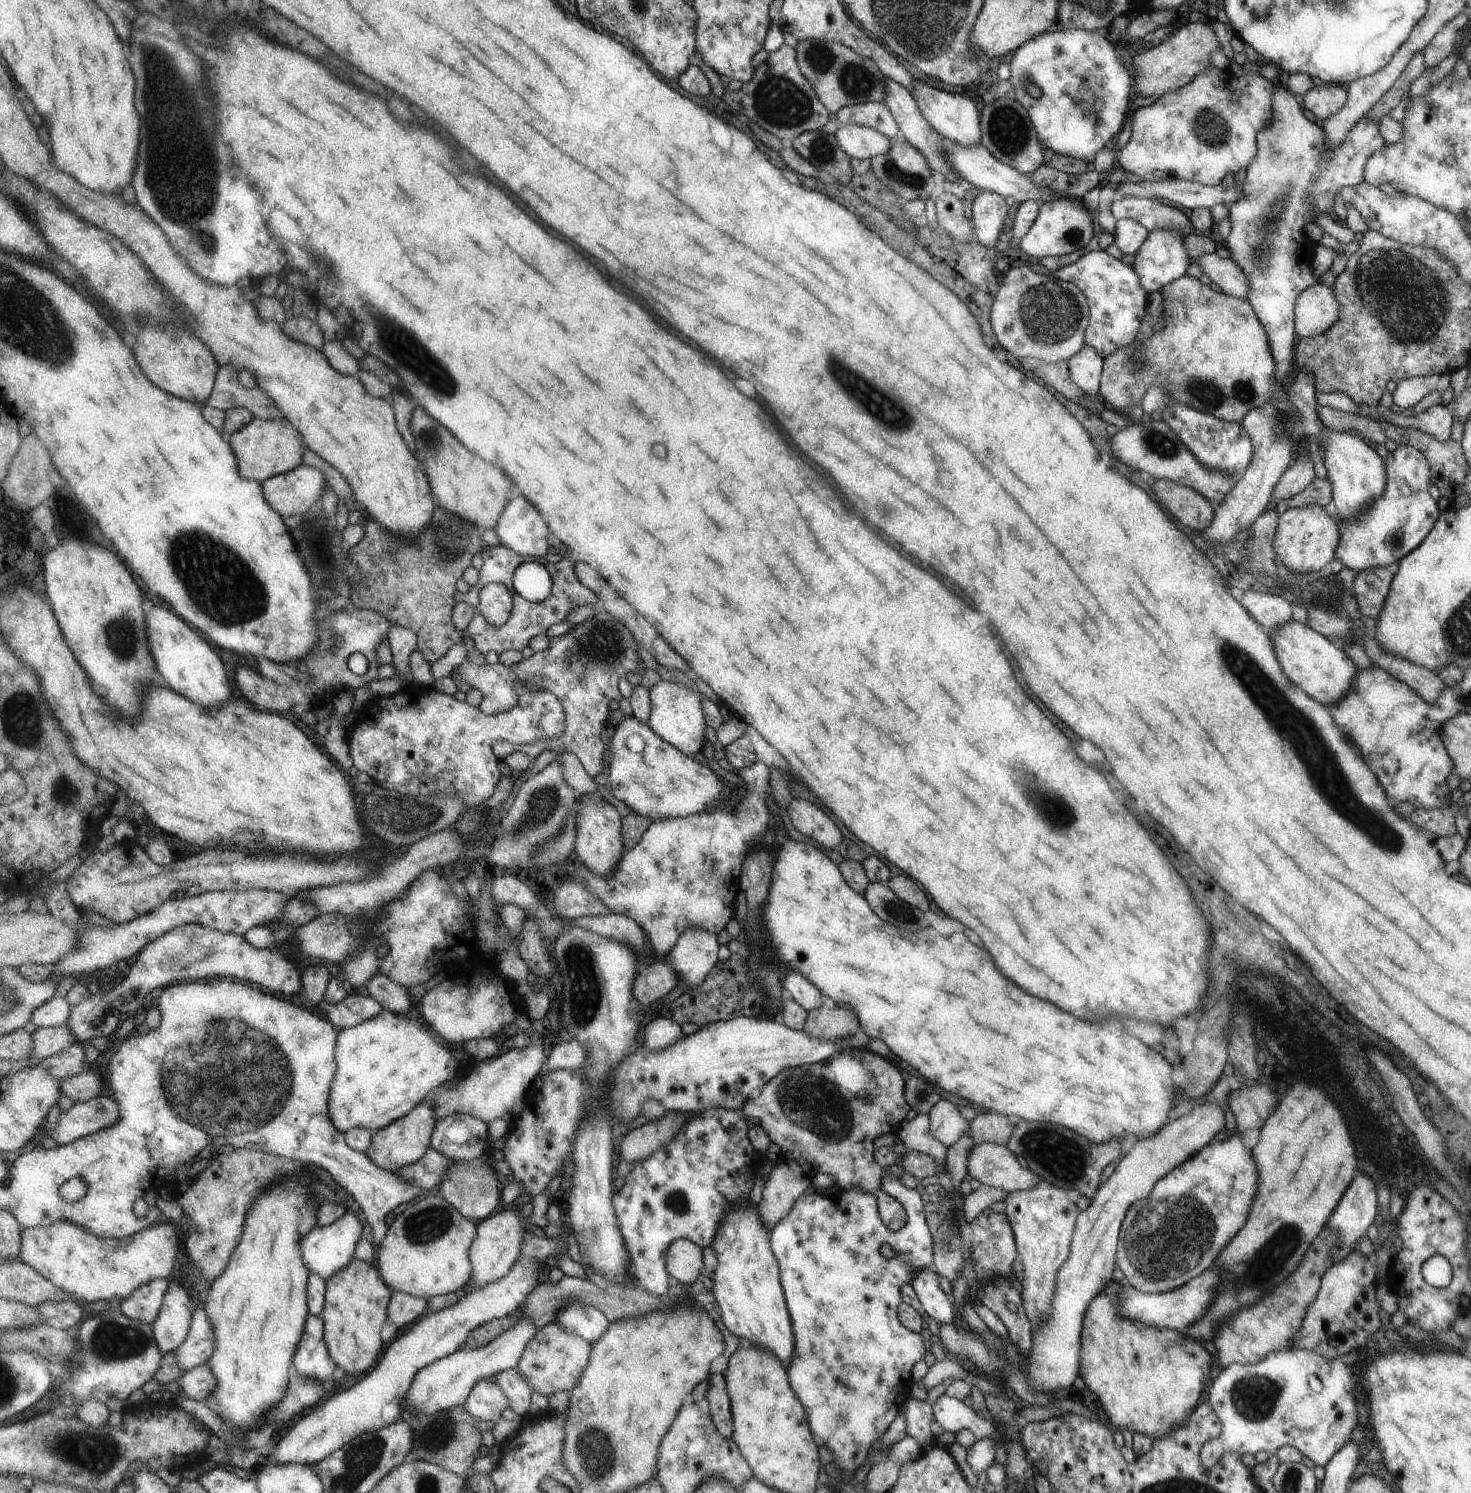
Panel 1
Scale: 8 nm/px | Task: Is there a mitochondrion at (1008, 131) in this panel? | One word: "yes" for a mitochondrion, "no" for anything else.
yes

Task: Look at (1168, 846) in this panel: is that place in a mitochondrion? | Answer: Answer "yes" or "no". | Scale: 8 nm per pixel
no

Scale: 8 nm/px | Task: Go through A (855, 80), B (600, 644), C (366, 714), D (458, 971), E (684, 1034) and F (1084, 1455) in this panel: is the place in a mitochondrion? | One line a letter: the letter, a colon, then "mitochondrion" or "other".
A: mitochondrion
B: mitochondrion
C: other
D: other
E: other
F: other

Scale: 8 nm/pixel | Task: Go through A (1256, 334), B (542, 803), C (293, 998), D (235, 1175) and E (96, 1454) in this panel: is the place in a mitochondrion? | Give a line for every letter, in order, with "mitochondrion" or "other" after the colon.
A: other
B: mitochondrion
C: other
D: other
E: mitochondrion

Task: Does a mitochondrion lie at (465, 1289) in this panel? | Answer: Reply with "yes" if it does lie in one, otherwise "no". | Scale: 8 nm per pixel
no

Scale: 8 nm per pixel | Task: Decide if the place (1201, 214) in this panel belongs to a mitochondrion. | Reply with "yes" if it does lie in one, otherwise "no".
no

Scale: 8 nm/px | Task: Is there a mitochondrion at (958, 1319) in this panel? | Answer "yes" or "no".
no

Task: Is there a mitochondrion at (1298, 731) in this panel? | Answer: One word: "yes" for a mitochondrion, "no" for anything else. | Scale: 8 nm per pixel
yes

